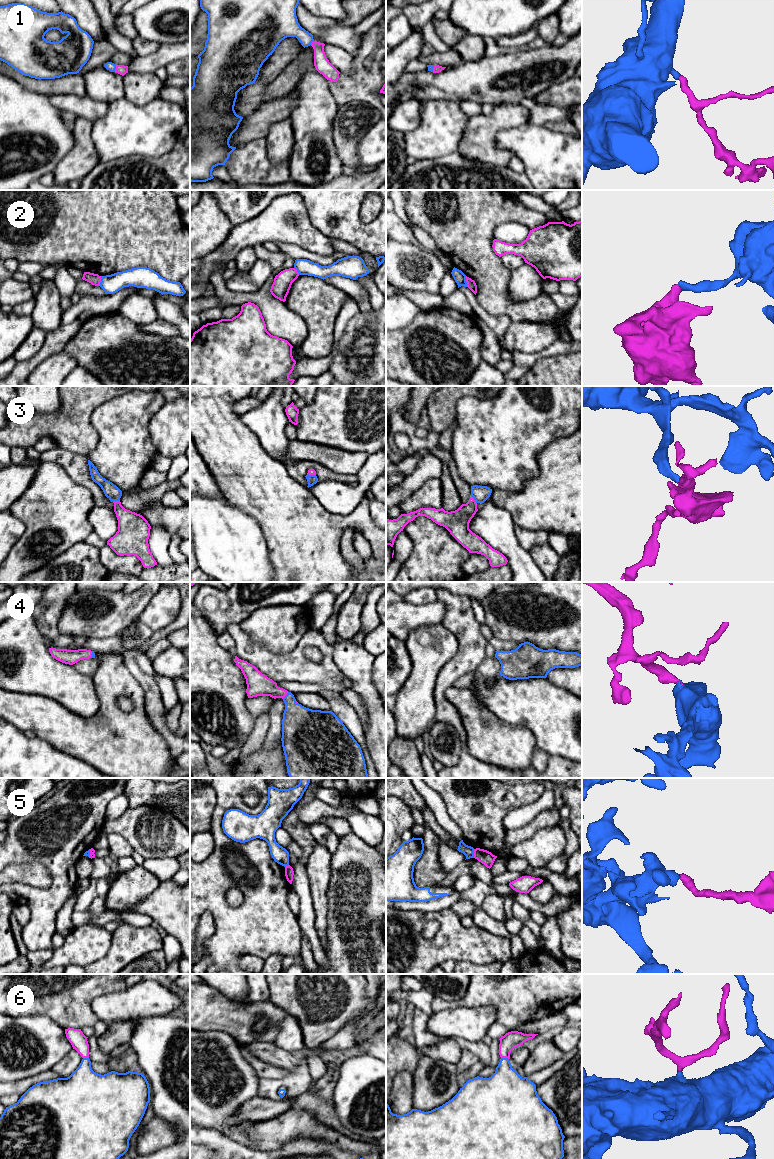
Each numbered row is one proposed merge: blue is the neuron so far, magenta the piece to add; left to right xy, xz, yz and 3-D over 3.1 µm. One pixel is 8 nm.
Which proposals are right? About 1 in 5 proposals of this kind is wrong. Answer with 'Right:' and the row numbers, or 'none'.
Right: 1, 3, 4, 6

